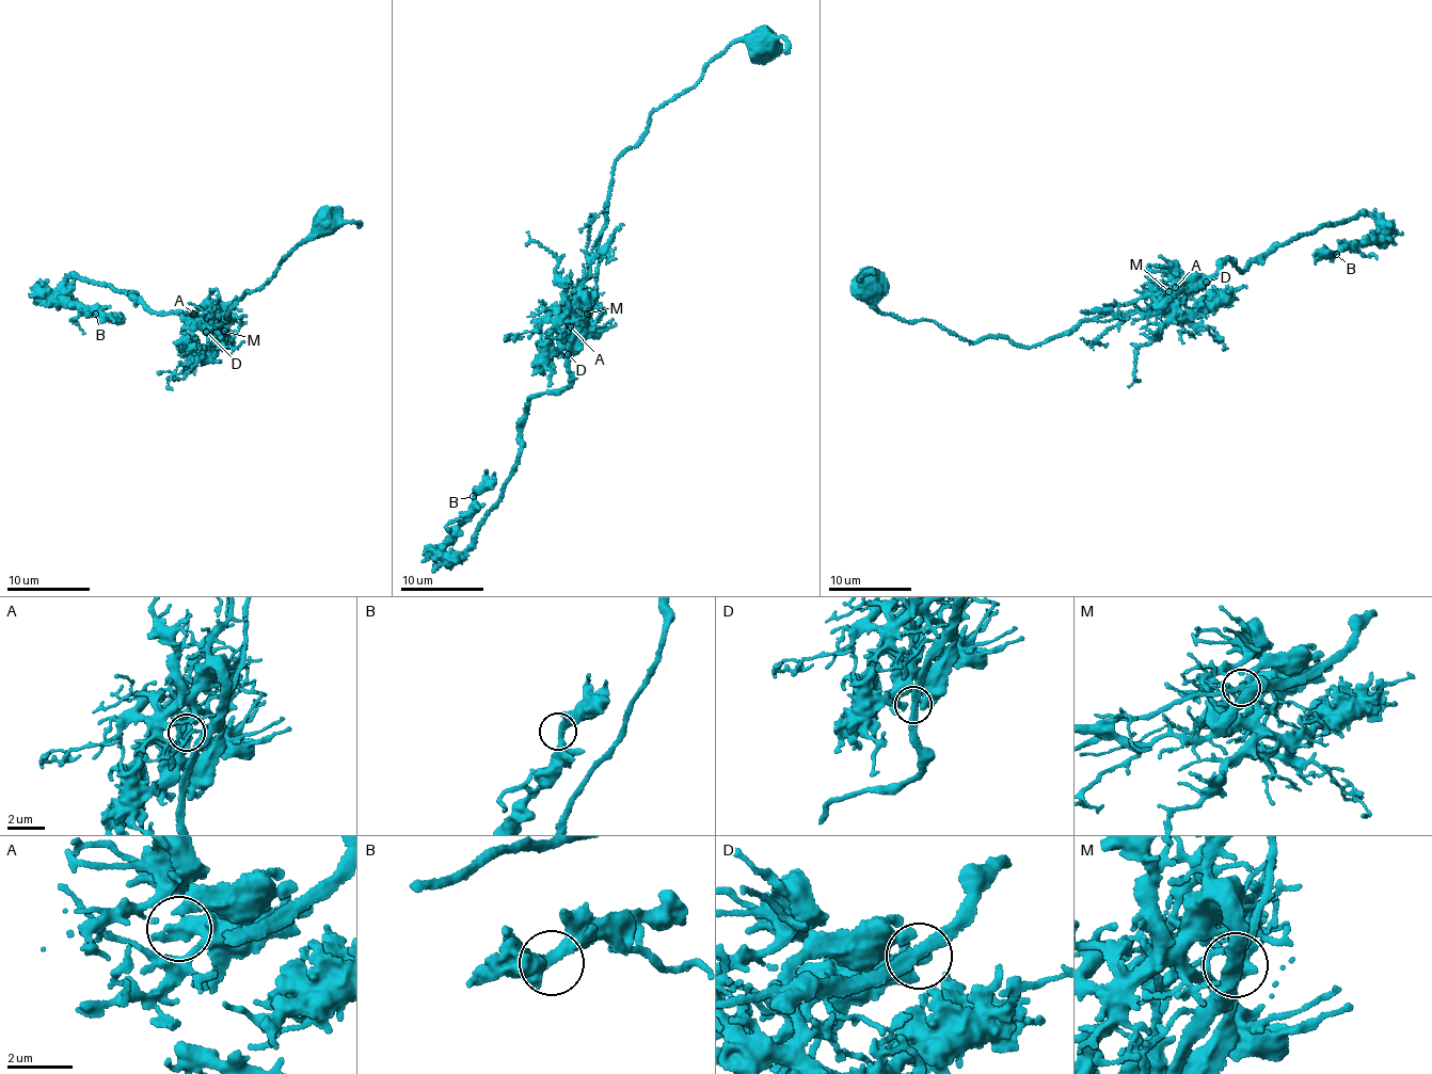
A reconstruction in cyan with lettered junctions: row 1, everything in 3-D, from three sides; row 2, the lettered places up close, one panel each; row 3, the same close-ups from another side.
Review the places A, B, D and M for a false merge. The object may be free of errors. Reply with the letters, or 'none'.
none

